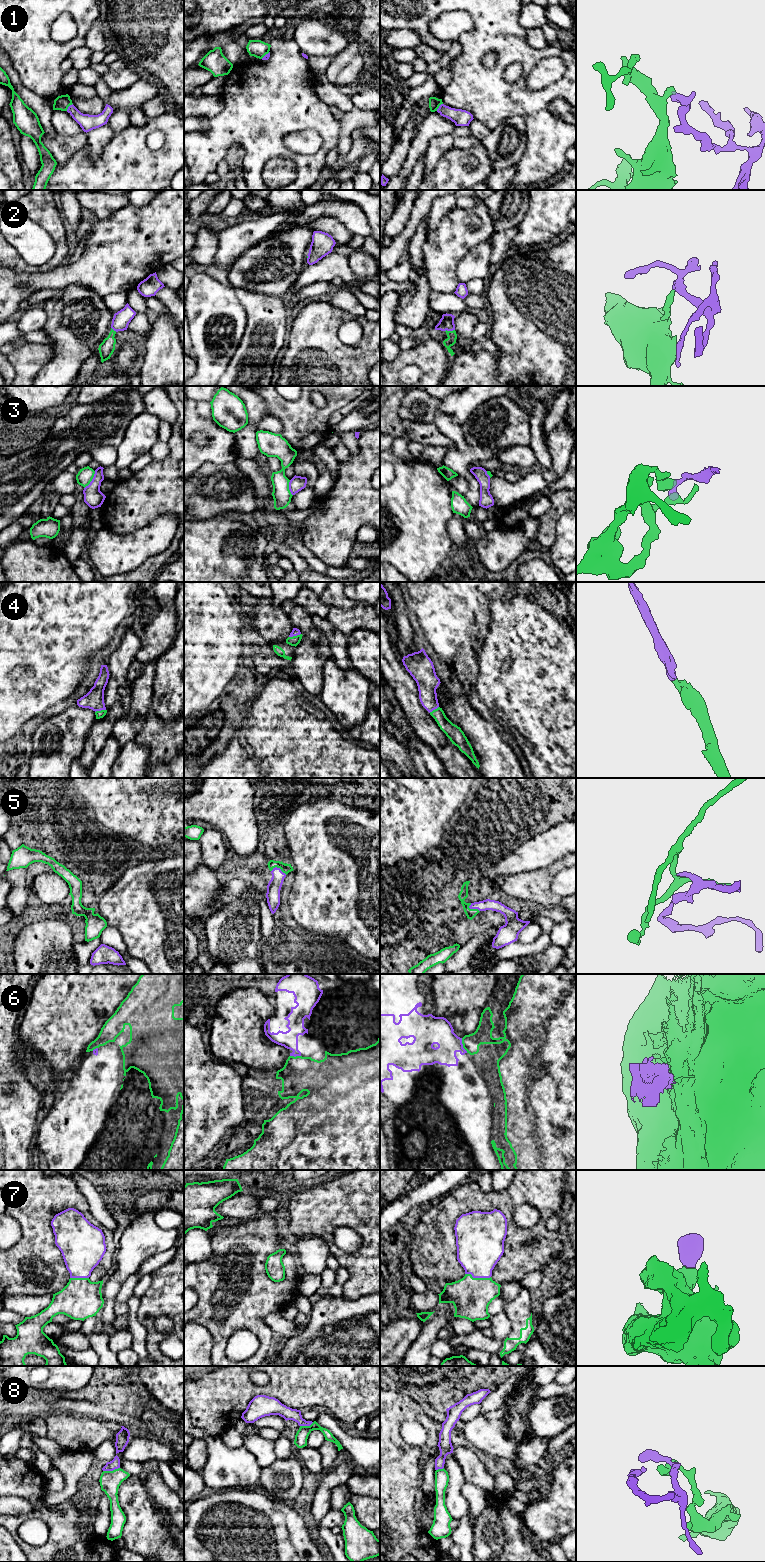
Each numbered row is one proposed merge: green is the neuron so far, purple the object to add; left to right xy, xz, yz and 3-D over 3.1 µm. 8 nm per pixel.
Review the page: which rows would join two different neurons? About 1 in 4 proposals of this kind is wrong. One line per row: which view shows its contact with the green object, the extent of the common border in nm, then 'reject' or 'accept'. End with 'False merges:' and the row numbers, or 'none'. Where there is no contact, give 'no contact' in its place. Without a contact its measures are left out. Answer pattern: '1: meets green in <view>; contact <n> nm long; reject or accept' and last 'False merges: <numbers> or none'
1: meets green in xy; contact 80 nm long; reject
2: meets green in yz; contact 80 nm long; accept
3: meets green in xy; contact 170 nm long; reject
4: meets green in xz; contact 100 nm long; accept
5: meets green in xz; contact 130 nm long; accept
6: meets green in yz; contact 130 nm long; reject
7: meets green in yz; contact 220 nm long; accept
8: meets green in xy; contact 140 nm long; reject
False merges: 1, 3, 6, 8

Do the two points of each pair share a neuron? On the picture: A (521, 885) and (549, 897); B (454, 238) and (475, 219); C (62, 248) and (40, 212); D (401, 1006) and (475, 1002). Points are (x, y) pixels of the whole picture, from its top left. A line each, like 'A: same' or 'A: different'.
A: same
B: same
C: same
D: different

